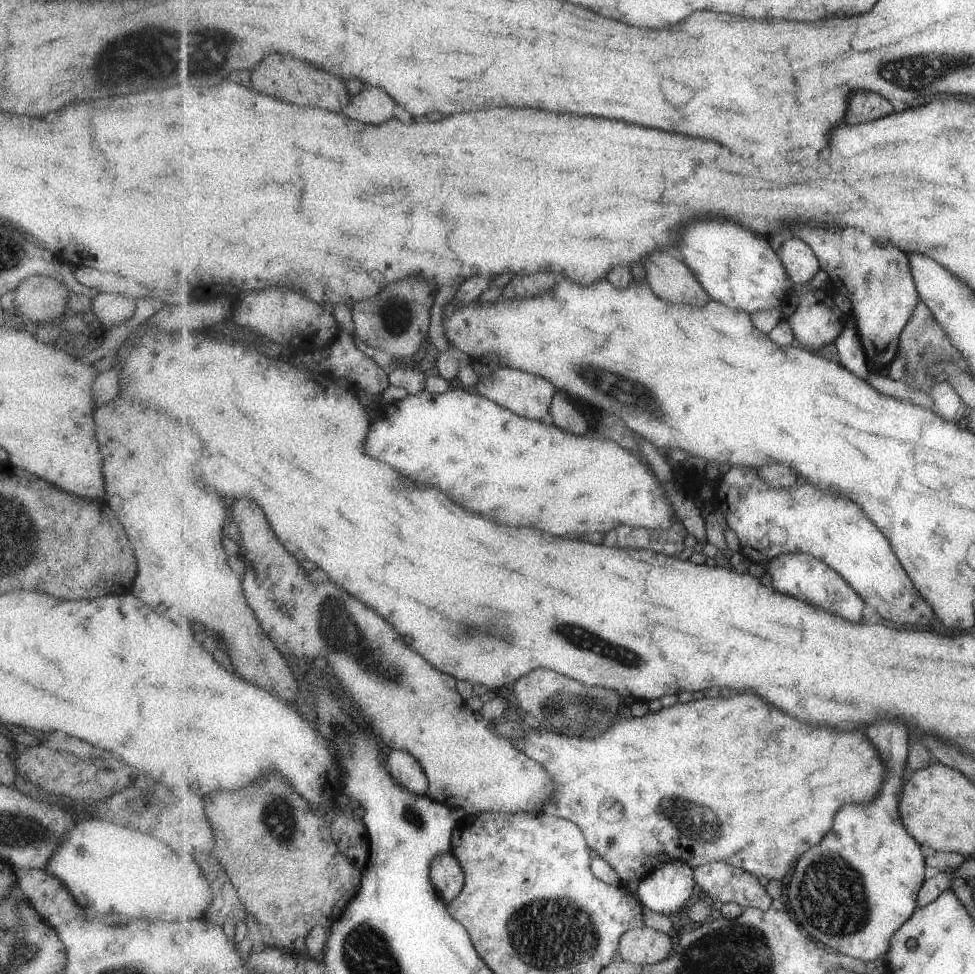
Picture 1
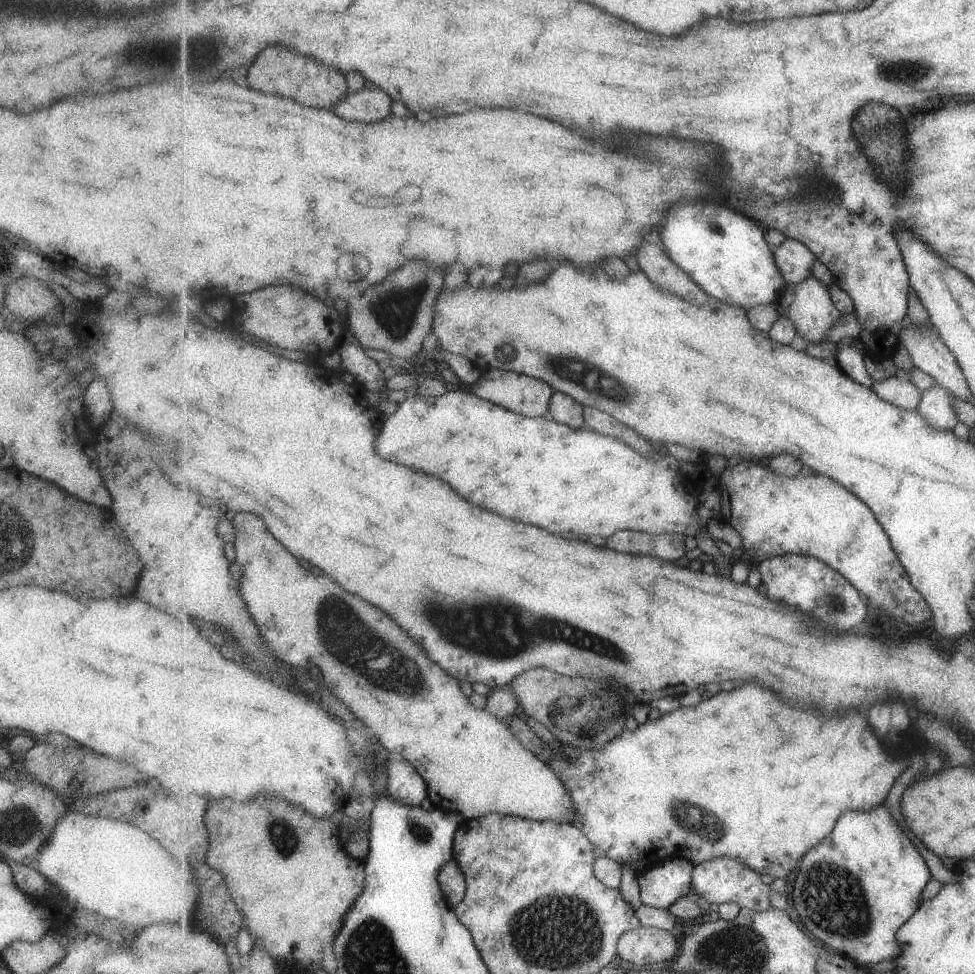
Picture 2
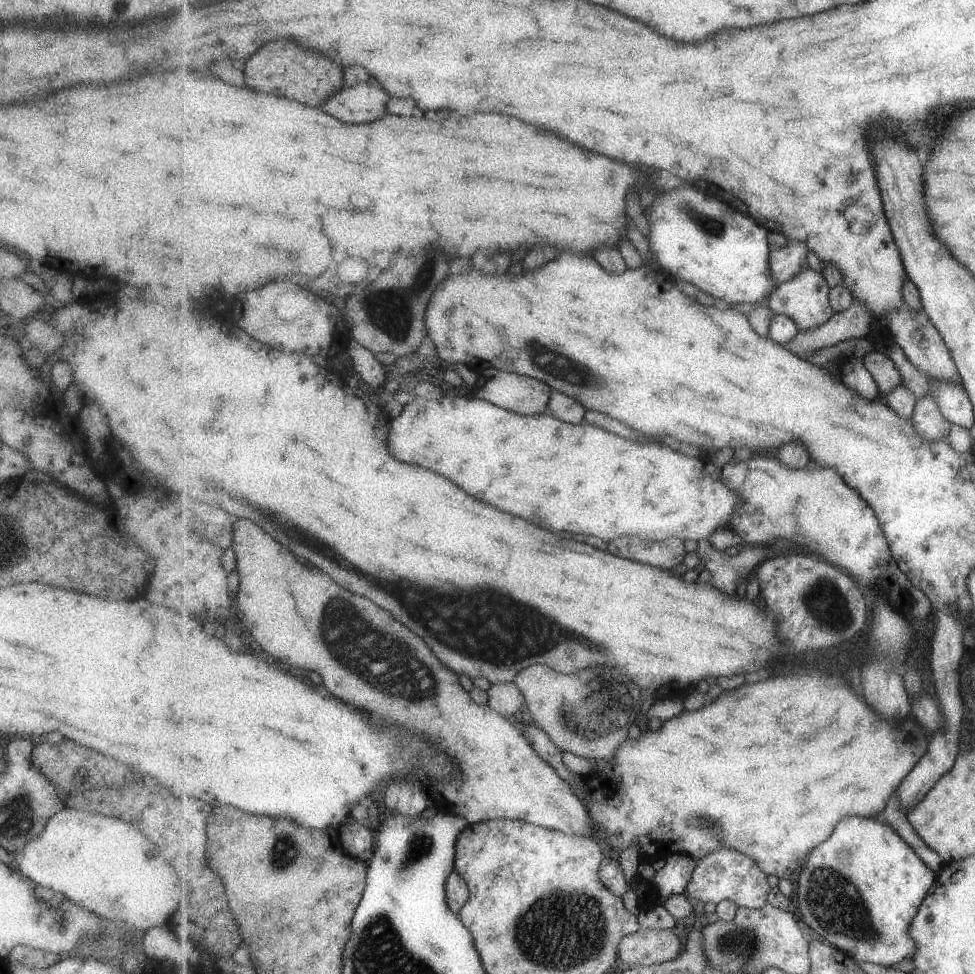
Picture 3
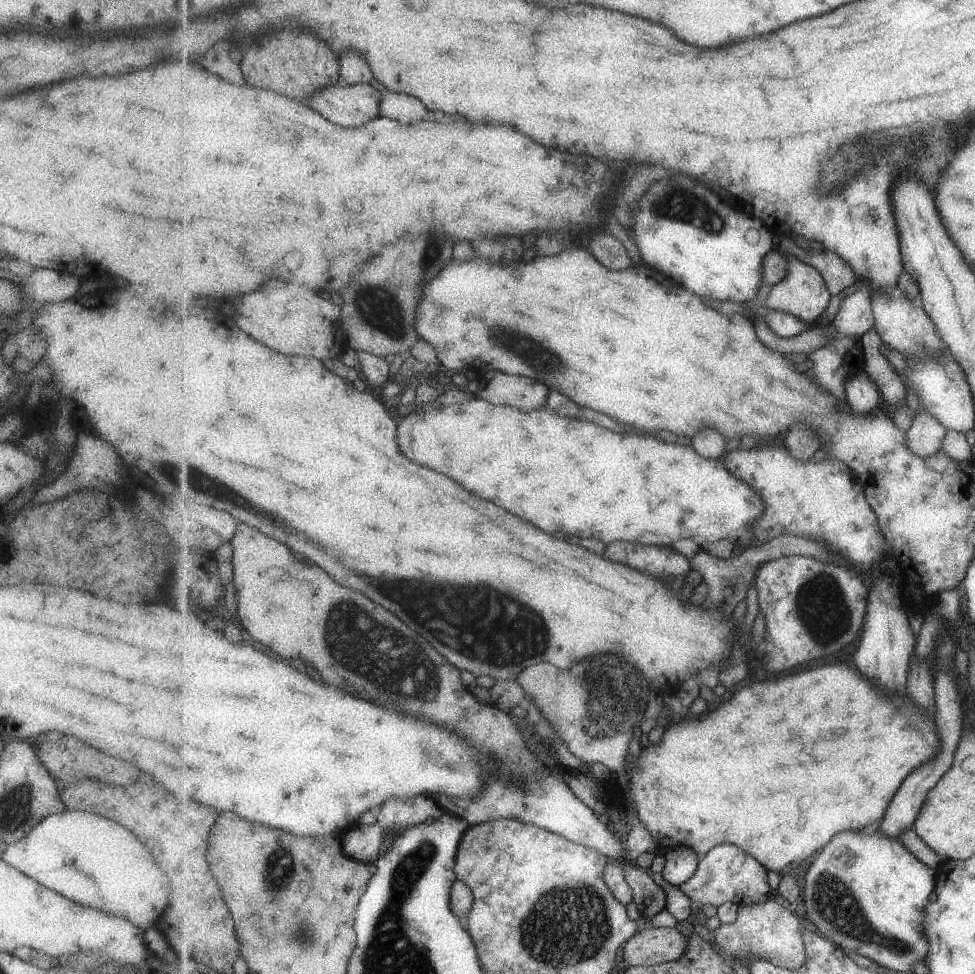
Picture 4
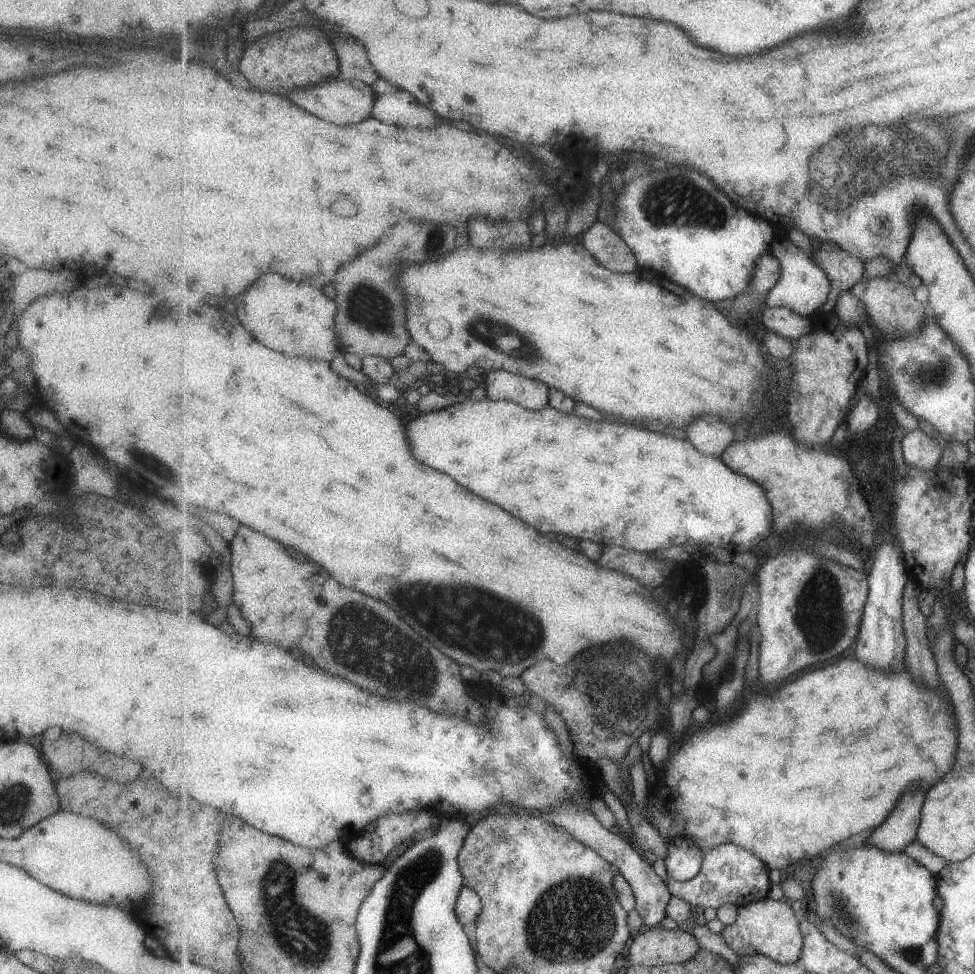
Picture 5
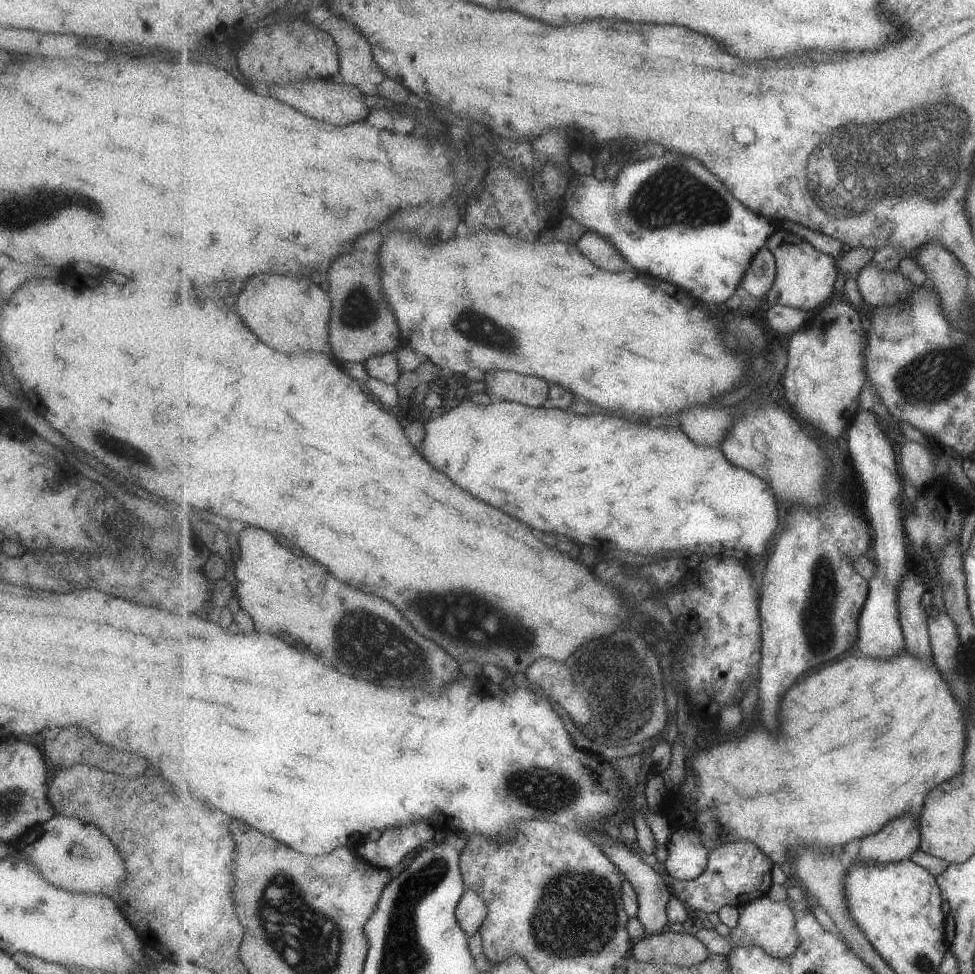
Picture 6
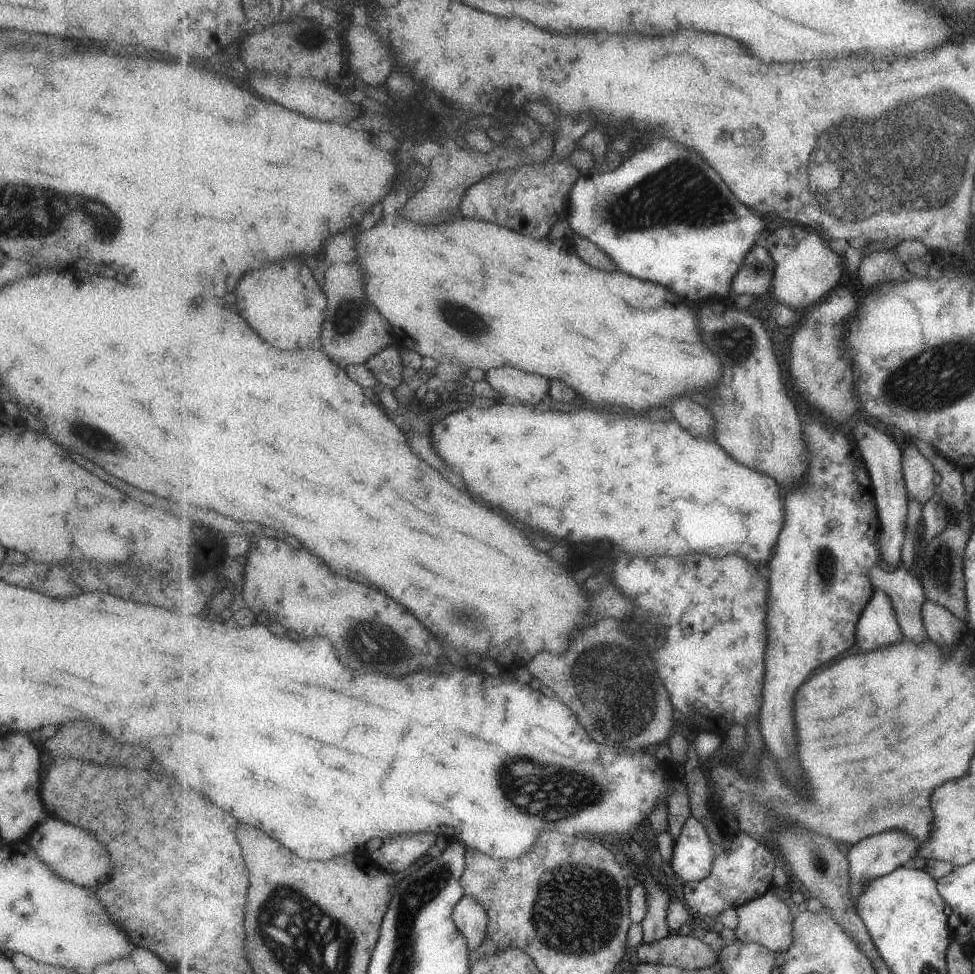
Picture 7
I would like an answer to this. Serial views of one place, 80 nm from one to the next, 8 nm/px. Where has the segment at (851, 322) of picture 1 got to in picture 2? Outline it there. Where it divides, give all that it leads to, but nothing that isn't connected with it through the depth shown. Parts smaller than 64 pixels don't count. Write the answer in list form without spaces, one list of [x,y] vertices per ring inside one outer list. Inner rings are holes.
[[[847,338],[840,344],[836,365],[855,382],[859,382],[867,388],[875,388],[875,380],[869,373],[864,358],[865,355],[861,354],[861,350],[853,344],[852,338]]]

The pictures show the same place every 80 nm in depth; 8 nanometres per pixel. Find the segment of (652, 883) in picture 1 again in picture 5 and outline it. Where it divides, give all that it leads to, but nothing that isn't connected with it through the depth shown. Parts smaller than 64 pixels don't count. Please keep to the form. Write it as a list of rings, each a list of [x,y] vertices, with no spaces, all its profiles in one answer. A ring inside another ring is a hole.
[[[677,836],[667,842],[668,855],[664,859],[666,872],[677,881],[686,881],[701,874],[706,853],[691,836]]]

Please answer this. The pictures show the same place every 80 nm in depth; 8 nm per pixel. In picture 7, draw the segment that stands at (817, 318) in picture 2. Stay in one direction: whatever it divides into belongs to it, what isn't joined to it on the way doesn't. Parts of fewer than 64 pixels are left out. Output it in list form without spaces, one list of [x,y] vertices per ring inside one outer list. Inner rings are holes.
[[[803,225],[785,226],[767,236],[765,247],[775,260],[772,289],[777,302],[809,310],[839,285],[846,268],[843,268],[842,258],[829,248],[823,237]]]

